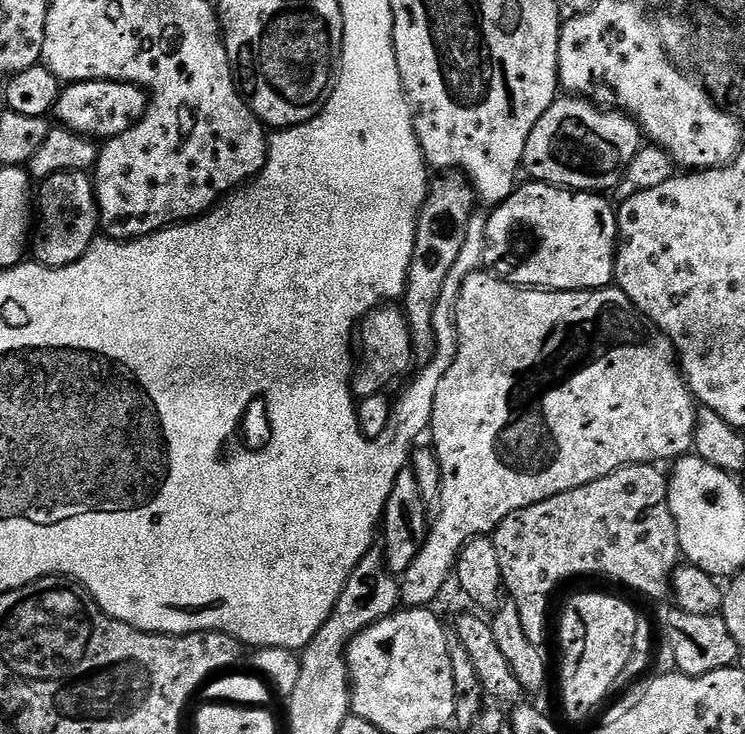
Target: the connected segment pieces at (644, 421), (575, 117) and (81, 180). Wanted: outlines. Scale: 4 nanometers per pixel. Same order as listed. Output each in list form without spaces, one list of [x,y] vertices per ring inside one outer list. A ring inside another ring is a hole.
[[[488,270],[471,272],[456,299],[456,358],[444,375],[442,386],[438,386],[430,429],[430,444],[442,470],[442,490],[438,501],[440,513],[437,516],[435,513],[431,521],[418,558],[414,558],[412,565],[402,573],[401,601],[410,608],[431,605],[431,600],[438,599],[448,580],[450,584],[453,579],[456,561],[460,559],[460,551],[465,544],[477,536],[488,536],[495,532],[496,527],[510,514],[526,506],[534,506],[546,498],[554,498],[554,494],[586,486],[627,464],[651,464],[660,460],[672,462],[685,455],[696,439],[697,411],[698,404],[688,388],[688,382],[678,371],[678,353],[672,340],[636,309],[634,302],[630,302],[622,289],[609,286],[586,292],[550,292],[507,284]]]
[[[568,94],[555,100],[550,110],[538,118],[538,126],[530,130],[522,168],[541,184],[604,194],[607,188],[615,189],[619,185],[620,177],[641,147],[640,125],[631,116],[619,110],[605,110],[591,100]]]
[[[88,172],[54,174],[39,181],[34,204],[38,209],[38,219],[34,224],[35,235],[30,240],[31,259],[48,268],[65,268],[81,260],[101,231],[93,177]],[[37,234],[40,236],[36,236]]]

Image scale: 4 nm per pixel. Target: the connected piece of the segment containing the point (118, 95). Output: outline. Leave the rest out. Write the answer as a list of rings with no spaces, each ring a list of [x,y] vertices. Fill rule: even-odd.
[[[78,80],[63,89],[54,109],[59,123],[97,142],[113,140],[118,134],[130,130],[144,117],[150,96],[138,84],[120,84],[116,80]]]

